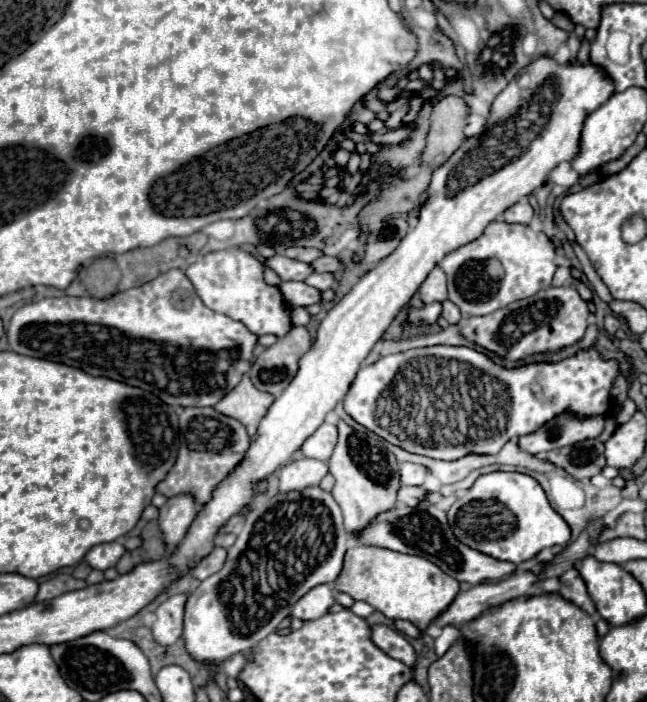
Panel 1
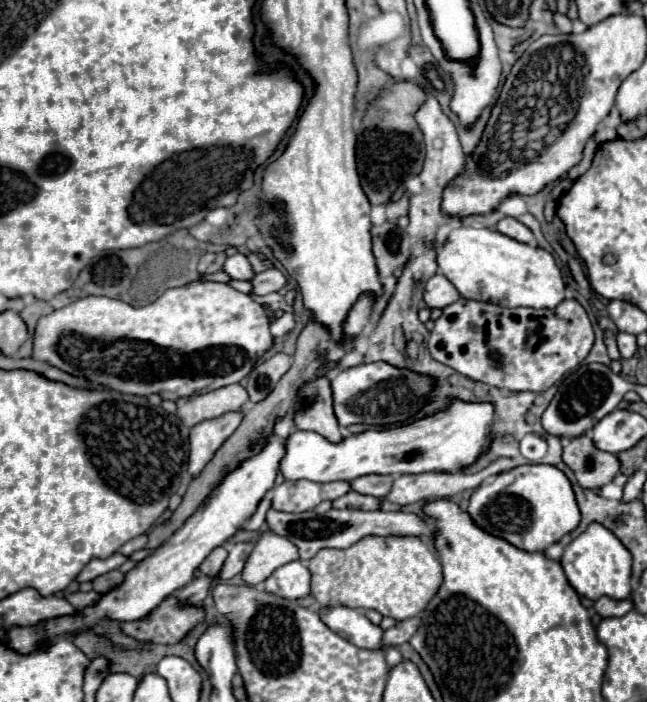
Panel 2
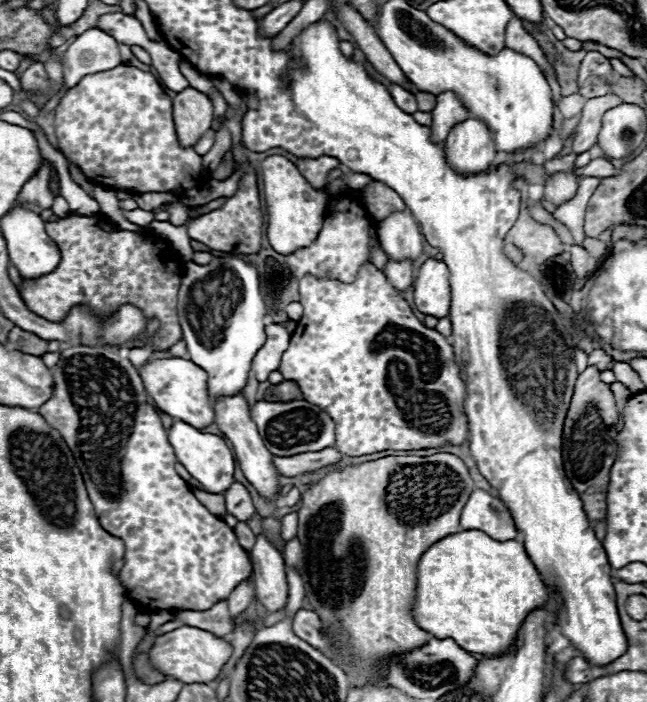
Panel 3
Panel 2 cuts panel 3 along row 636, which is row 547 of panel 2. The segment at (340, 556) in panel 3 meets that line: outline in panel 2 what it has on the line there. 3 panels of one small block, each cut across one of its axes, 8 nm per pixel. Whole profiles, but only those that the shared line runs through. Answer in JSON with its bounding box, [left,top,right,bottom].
[308,536,442,620]

